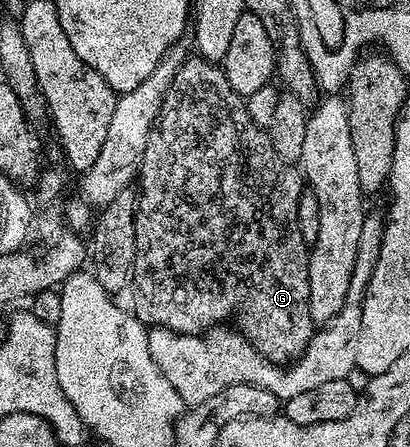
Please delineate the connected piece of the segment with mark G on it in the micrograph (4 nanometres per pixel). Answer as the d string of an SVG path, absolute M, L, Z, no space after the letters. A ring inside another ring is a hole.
M194 56L194 61L187 62L176 72L167 99L175 107L174 120L171 126L160 124L152 134L139 174L141 189L137 193L137 215L135 219L135 259L133 260L133 275L131 278L131 294L133 293L132 312L146 327L170 329L173 333L204 333L218 328L228 317L241 313L239 331L263 354L272 365L282 367L294 362L309 345L309 340L315 332L315 323L309 310L309 254L310 246L305 244L303 235L299 235L299 199L303 192L303 177L297 173L290 162L279 159L275 147L269 141L268 132L262 126L256 125L247 107L246 98L240 97L227 83L227 75L220 64Z

